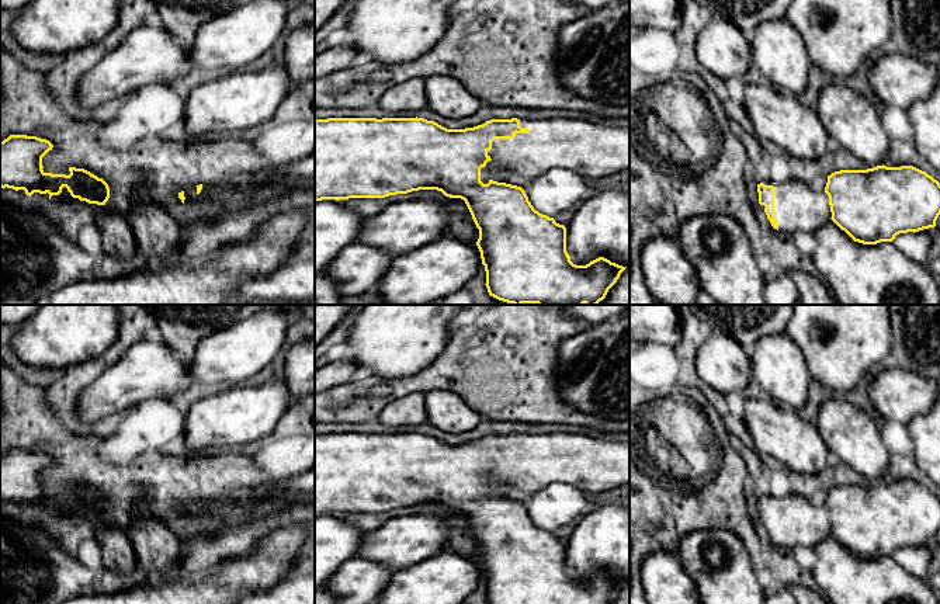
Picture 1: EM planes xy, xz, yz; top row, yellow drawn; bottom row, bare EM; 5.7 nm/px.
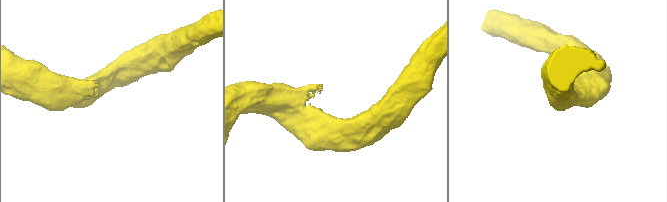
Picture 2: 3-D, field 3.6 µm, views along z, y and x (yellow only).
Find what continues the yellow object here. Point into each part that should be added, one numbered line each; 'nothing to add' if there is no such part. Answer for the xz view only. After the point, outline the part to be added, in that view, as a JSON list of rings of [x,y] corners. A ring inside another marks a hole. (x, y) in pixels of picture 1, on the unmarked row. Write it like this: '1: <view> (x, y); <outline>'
1: xz (597, 464); [[[520,434],[527,448],[516,448],[513,454],[495,454],[488,471],[492,473],[481,483],[481,496],[490,494],[510,499],[513,490],[533,494],[552,483],[566,483],[583,493],[604,493],[629,485],[629,441],[621,442],[613,435],[582,434]]]

